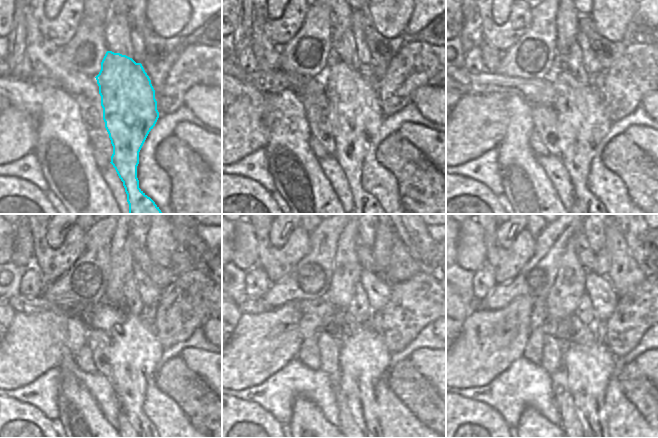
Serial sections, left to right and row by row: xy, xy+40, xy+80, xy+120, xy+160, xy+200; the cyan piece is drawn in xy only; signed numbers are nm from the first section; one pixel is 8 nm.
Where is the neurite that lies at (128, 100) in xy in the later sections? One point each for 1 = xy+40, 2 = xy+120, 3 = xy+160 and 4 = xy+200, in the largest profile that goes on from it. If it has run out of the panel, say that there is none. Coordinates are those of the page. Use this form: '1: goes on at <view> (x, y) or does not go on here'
1: goes on at xy+40 (355, 113)
2: goes on at xy+120 (136, 349)
3: goes on at xy+160 (363, 357)
4: goes on at xy+200 (589, 367)

